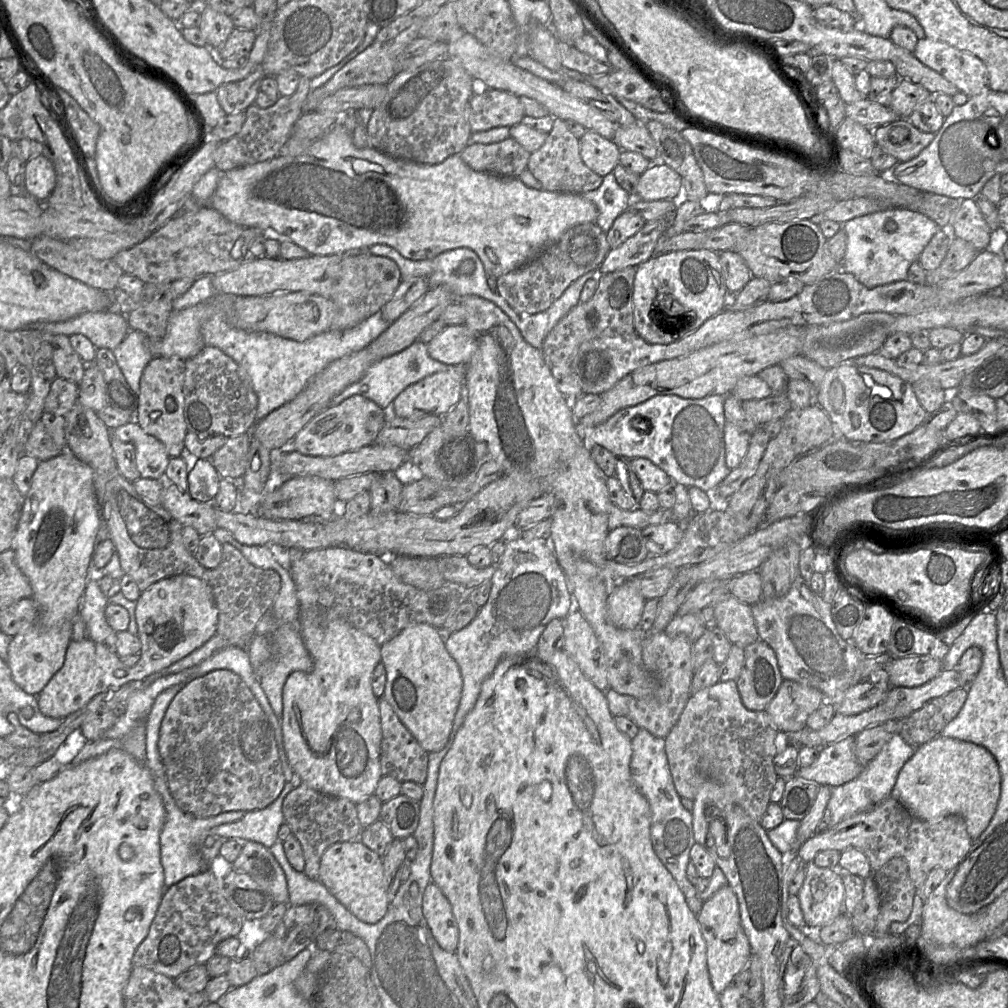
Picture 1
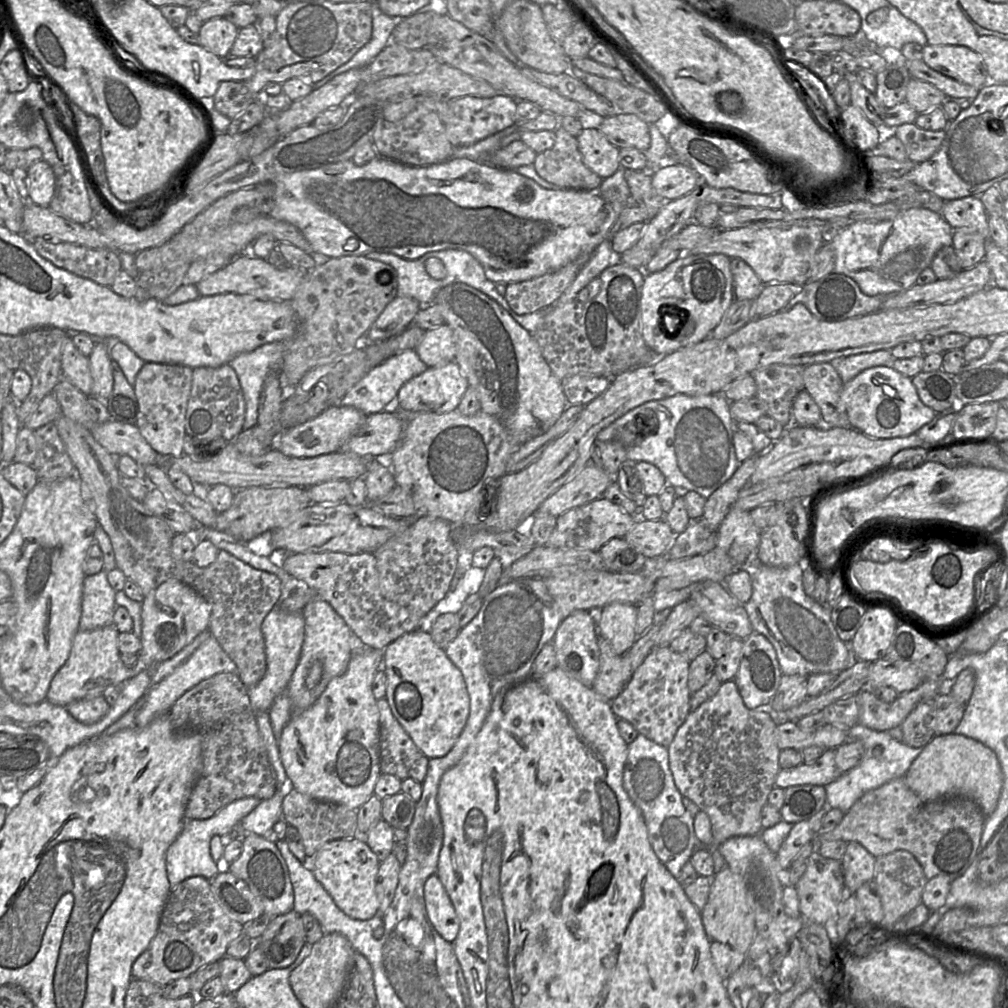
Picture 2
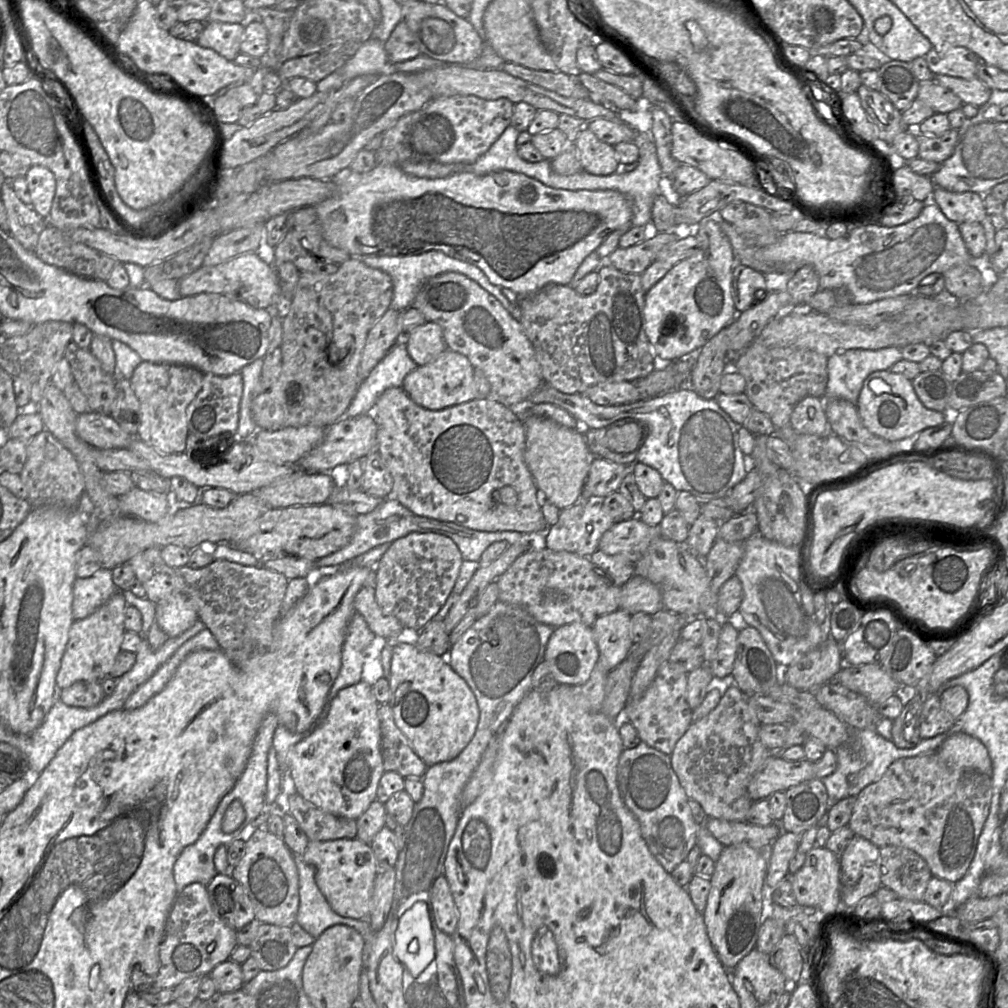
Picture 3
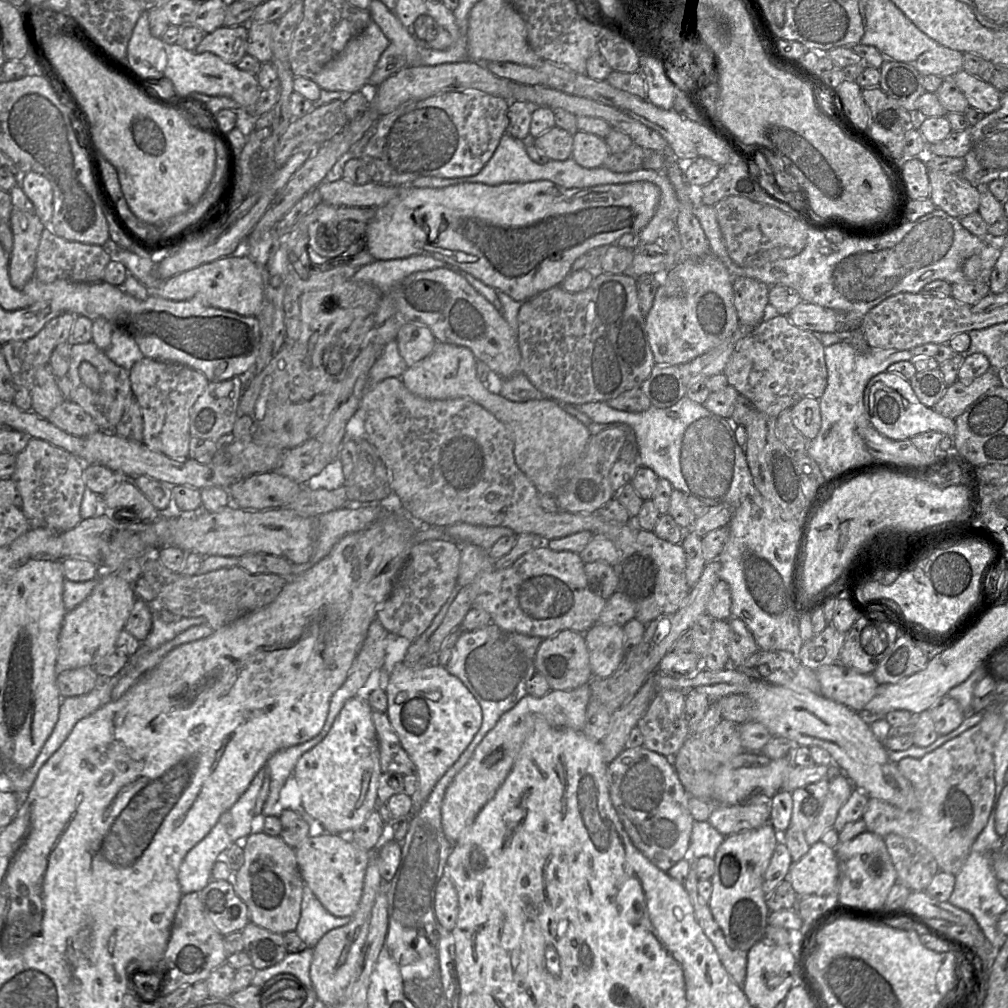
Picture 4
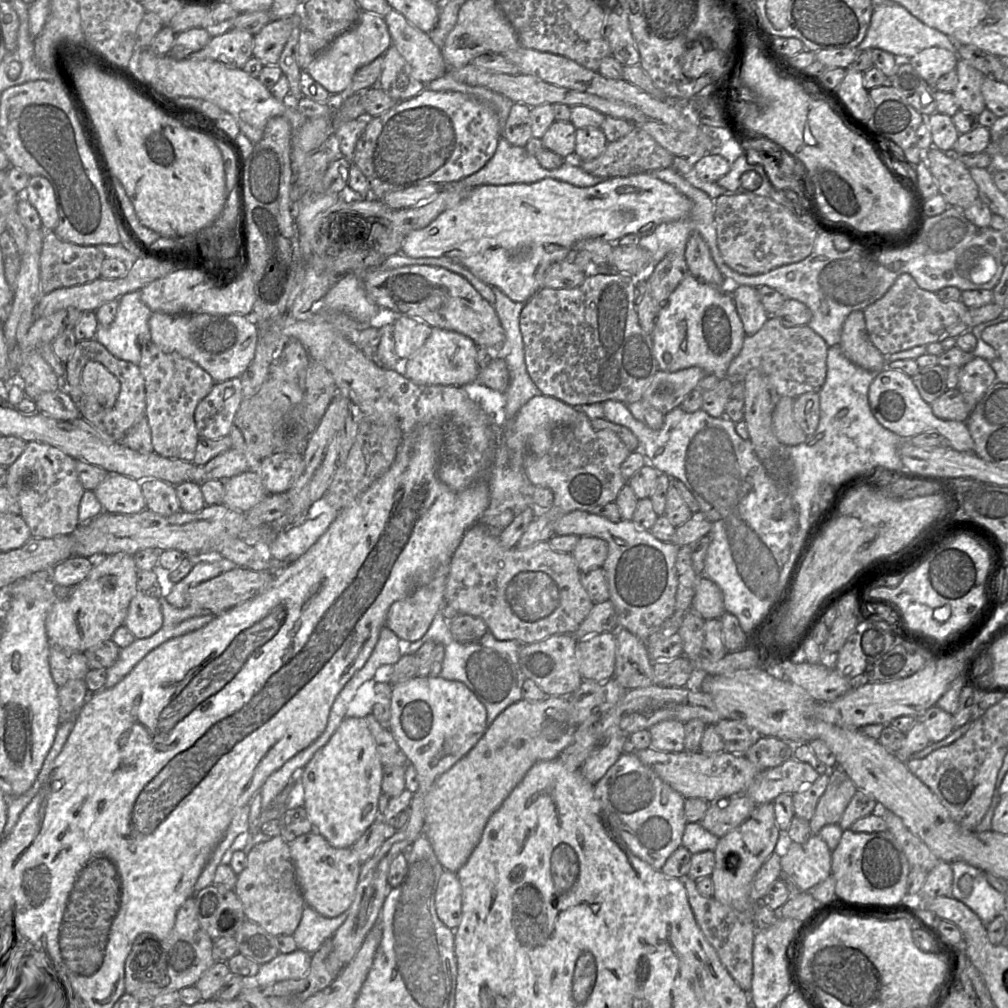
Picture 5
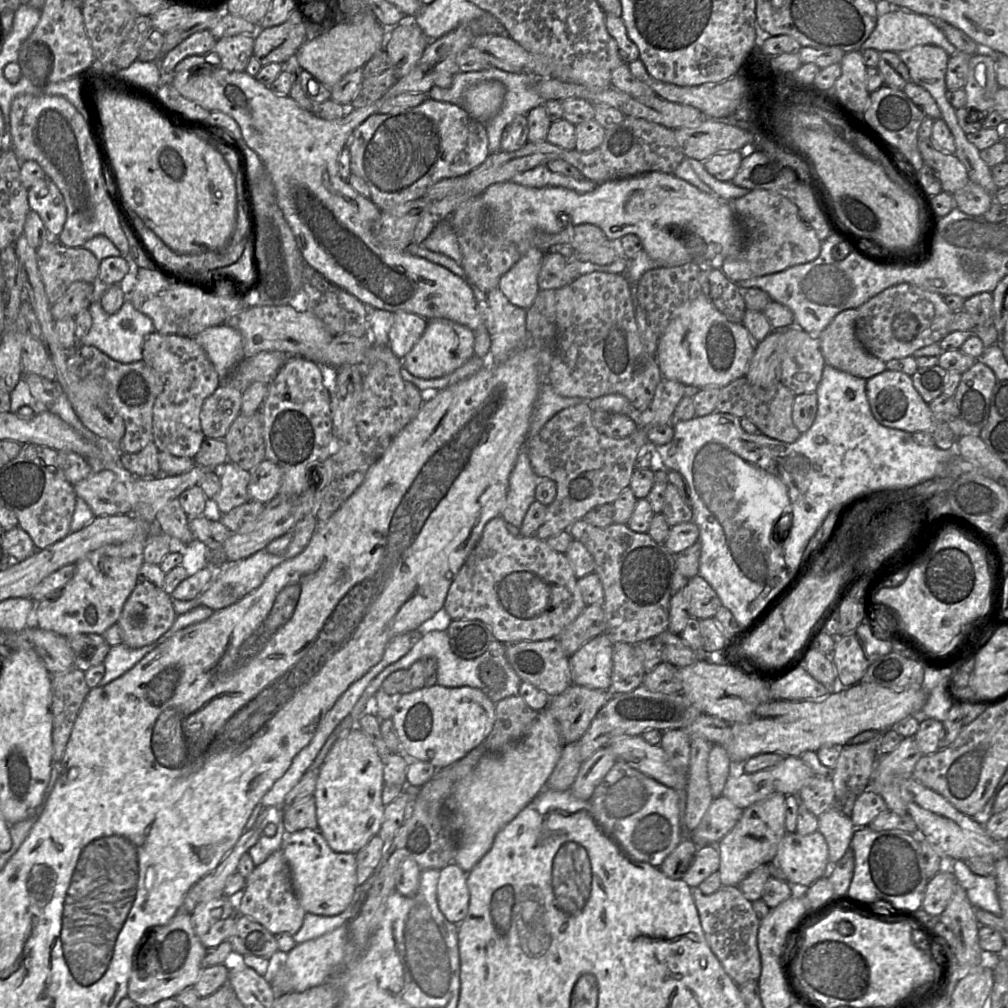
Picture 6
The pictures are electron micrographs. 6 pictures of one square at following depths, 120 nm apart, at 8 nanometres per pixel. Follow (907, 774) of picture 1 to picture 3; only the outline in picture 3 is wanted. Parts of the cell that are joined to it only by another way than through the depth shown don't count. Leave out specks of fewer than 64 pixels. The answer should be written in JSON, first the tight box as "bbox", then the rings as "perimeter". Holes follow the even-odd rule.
{"bbox":[936,732,992,776],"perimeter":[[[964,732],[950,735],[936,752],[947,763],[992,776],[992,763],[987,748],[980,740]]]}

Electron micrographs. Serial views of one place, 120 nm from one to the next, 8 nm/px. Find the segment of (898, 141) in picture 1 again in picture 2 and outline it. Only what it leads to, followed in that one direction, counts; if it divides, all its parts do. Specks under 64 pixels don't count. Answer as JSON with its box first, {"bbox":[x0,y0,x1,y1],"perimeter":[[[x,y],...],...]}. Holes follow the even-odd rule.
{"bbox":[890,123,945,164],"perimeter":[[[915,123],[902,124],[890,133],[903,143],[908,159],[915,164],[931,158],[945,138],[945,130],[924,130],[917,127]]]}

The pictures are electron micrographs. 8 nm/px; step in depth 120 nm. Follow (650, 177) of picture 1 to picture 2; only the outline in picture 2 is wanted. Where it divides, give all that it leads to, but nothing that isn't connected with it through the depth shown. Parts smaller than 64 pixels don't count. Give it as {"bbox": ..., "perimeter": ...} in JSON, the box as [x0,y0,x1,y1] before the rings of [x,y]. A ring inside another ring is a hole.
{"bbox":[651,163,700,201],"perimeter":[[[676,163],[651,175],[653,189],[665,201],[676,200],[687,195],[700,182],[700,177],[687,164]]]}

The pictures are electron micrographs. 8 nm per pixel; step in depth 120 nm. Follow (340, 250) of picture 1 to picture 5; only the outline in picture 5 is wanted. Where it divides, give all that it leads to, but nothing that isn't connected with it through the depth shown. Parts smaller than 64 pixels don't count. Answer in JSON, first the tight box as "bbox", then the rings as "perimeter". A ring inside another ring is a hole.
{"bbox":[401,173,692,302],"perimeter":[[[649,173],[634,174],[626,177],[607,178],[591,187],[577,187],[572,184],[552,178],[544,178],[534,183],[517,183],[508,185],[480,185],[473,188],[458,205],[441,213],[425,228],[410,232],[404,239],[401,252],[412,258],[448,258],[462,265],[474,276],[491,287],[499,288],[510,300],[514,302],[527,302],[541,287],[547,269],[556,262],[563,261],[566,255],[574,249],[577,243],[589,238],[599,238],[608,243],[617,243],[627,234],[636,234],[639,237],[650,235],[657,226],[681,220],[688,216],[692,208],[691,201],[672,185],[665,183]]]}

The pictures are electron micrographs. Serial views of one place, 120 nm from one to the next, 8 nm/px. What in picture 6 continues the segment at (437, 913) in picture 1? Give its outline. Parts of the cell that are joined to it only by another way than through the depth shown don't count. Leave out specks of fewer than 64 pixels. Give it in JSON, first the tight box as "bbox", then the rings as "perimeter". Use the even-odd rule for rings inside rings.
{"bbox":[437,864,469,926],"perimeter":[[[457,864],[441,869],[437,884],[437,903],[446,919],[458,926],[468,913],[469,901],[467,873]]]}

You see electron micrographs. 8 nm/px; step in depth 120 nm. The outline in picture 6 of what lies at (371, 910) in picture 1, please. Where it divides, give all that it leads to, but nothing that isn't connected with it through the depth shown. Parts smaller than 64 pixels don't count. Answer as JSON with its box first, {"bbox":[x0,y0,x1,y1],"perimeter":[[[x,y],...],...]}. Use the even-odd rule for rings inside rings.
{"bbox":[282,828,356,916],"perimeter":[[[305,828],[286,833],[282,851],[291,869],[295,894],[306,912],[320,916],[335,916],[356,899],[356,855],[334,852],[320,831]]]}

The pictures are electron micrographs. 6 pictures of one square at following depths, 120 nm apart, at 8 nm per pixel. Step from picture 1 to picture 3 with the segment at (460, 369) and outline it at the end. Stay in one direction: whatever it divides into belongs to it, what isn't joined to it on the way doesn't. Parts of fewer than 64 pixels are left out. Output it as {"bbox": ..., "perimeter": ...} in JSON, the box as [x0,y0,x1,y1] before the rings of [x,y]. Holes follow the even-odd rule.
{"bbox":[346,341,418,417],"perimeter":[[[397,341],[369,375],[360,382],[348,406],[346,417],[371,414],[377,399],[388,388],[402,388],[403,380],[418,365],[407,352],[403,341]]]}

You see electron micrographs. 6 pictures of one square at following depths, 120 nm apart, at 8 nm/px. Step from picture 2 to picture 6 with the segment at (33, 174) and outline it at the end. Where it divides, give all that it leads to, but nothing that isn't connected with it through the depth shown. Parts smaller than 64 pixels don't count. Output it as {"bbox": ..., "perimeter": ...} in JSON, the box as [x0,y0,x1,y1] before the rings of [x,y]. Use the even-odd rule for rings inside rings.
{"bbox":[27,179,67,238],"perimeter":[[[43,179],[27,190],[30,210],[39,215],[50,238],[57,238],[67,217],[64,198],[58,187],[50,179]]]}

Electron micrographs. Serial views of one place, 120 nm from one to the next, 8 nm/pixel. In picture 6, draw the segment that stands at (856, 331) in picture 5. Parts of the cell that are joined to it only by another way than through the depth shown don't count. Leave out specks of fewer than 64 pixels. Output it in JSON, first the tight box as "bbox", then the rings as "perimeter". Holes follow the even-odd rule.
{"bbox":[818,308,886,379],"perimeter":[[[856,308],[837,314],[818,336],[825,363],[853,376],[870,379],[885,371],[886,363],[867,352],[855,334]]]}

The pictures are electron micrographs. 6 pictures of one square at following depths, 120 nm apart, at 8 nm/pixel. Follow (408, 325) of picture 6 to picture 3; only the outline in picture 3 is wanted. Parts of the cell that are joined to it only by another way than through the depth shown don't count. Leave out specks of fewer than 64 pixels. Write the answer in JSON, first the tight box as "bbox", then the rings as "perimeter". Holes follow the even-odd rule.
{"bbox":[403,322,447,366],"perimeter":[[[426,322],[403,335],[409,356],[418,366],[423,366],[447,349],[443,330],[435,322]]]}

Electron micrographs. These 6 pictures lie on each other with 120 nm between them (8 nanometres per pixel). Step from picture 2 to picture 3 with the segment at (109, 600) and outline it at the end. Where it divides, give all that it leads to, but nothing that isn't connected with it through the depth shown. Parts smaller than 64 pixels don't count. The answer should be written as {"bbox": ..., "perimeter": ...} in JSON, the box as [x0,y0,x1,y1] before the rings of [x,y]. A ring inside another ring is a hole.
{"bbox":[72,567,118,620],"perimeter":[[[101,567],[91,577],[76,578],[73,584],[73,603],[72,612],[74,620],[82,620],[93,614],[102,605],[104,605],[118,588],[112,580],[112,570]]]}

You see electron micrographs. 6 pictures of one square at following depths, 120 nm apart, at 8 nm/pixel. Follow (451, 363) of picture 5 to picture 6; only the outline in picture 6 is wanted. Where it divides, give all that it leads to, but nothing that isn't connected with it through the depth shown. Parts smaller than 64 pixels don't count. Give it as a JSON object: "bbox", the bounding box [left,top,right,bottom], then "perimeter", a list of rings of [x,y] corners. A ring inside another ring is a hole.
{"bbox":[403,318,474,379],"perimeter":[[[445,318],[428,321],[428,325],[411,351],[403,358],[403,366],[412,375],[422,379],[435,379],[448,375],[474,356],[474,331]]]}

